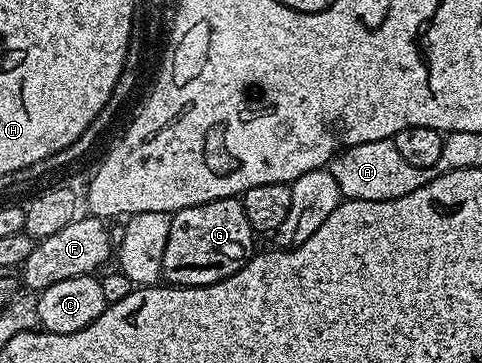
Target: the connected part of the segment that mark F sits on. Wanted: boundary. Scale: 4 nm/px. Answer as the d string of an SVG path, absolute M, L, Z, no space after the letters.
M81 215L67 223L67 227L55 231L55 235L47 235L47 239L34 244L31 255L27 255L27 259L19 266L20 284L26 290L40 291L51 287L51 283L63 283L63 279L96 274L96 269L109 257L109 233L105 225L102 218Z

